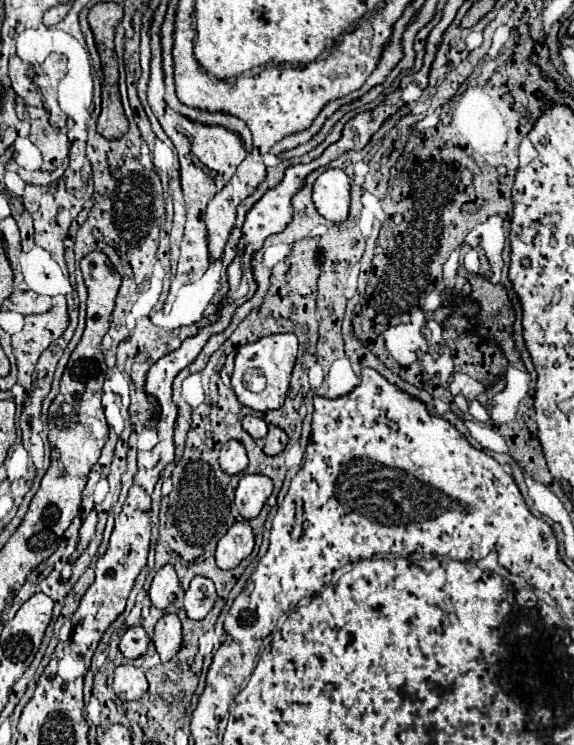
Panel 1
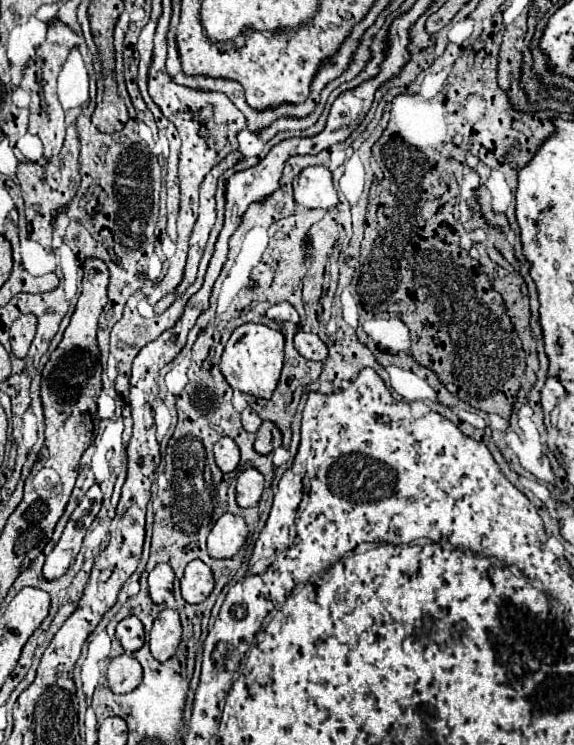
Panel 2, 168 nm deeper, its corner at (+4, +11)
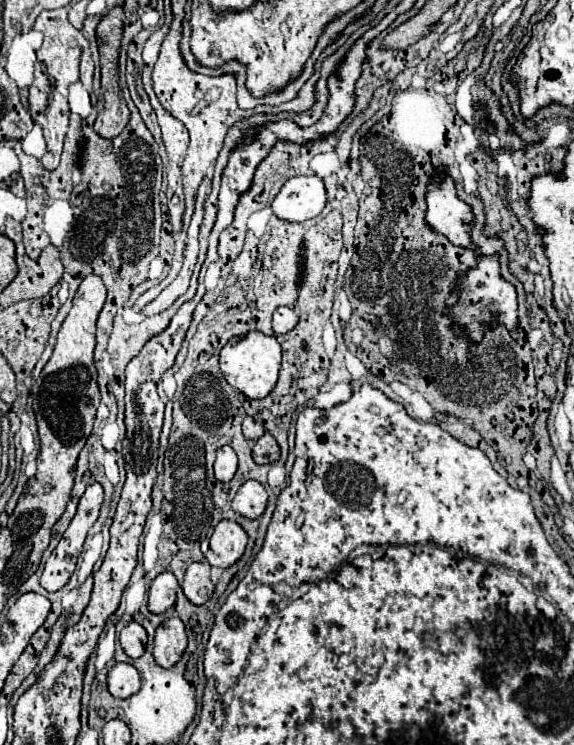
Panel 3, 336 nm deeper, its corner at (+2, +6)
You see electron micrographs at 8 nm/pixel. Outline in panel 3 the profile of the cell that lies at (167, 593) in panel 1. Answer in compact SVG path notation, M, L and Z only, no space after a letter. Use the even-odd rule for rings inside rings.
M171 572L159 574L149 588L149 610L153 614L167 612L175 604L177 586L177 578Z

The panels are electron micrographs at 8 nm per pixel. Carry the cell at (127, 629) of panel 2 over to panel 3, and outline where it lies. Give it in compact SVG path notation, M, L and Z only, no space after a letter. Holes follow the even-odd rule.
M131 622L127 624L121 634L119 634L119 642L125 650L125 654L129 658L139 658L145 652L145 644L147 644L147 632L141 624Z

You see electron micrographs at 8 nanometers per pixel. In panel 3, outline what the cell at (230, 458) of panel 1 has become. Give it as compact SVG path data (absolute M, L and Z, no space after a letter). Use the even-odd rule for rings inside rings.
M223 446L217 452L217 460L215 460L215 478L219 482L231 482L231 478L237 472L237 454L233 452L231 446Z

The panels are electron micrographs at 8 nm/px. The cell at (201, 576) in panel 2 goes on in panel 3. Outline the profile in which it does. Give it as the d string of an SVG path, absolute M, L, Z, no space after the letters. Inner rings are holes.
M193 562L183 580L183 592L193 604L205 604L213 594L213 582L209 576L211 566L207 562Z

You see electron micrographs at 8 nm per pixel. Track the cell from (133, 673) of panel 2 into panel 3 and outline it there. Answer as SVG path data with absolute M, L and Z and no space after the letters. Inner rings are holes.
M119 662L119 664L115 664L109 670L107 684L109 684L109 692L115 698L129 698L135 692L139 692L139 688L141 688L141 676L139 676L139 672L135 670L133 664Z

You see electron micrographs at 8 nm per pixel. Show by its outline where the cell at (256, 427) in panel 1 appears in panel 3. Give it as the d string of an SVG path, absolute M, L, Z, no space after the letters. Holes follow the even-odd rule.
M245 416L243 418L243 436L247 438L247 440L257 440L257 438L261 438L265 434L265 430L263 430L263 426L259 424L259 422L255 422L251 416Z

